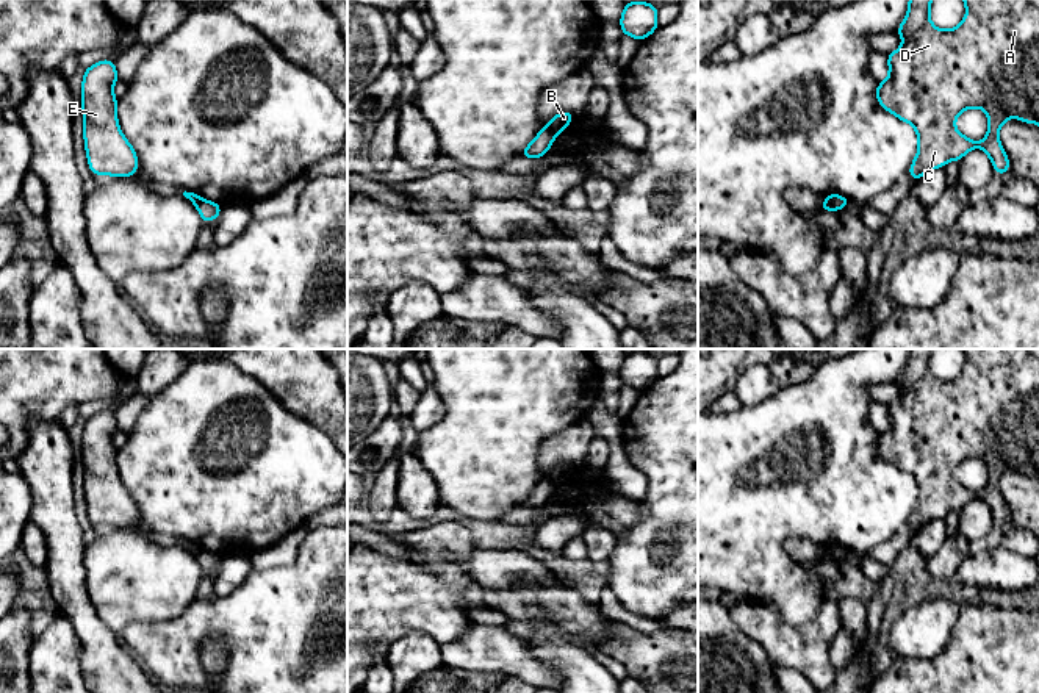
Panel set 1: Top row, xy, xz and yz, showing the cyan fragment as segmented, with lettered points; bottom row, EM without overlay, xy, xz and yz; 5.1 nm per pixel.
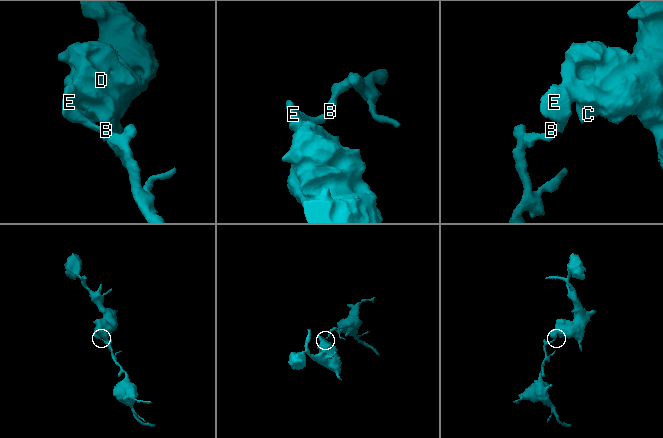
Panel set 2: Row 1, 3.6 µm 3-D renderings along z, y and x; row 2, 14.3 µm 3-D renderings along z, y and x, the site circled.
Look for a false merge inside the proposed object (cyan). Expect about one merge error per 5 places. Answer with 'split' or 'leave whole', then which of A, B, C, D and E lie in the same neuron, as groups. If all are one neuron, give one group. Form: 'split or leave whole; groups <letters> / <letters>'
split; groups A C D E / B

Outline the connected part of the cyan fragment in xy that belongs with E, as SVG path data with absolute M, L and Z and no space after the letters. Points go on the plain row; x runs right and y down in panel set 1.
M113 410L92 415L83 424L81 460L84 466L84 499L88 515L94 526L133 527L138 522L138 507L131 494L125 490L117 472L117 449L113 436L117 432L117 421Z

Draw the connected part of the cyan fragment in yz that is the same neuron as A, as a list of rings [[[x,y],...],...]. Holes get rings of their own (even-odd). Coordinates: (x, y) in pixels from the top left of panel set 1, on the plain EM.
[[[909,349],[908,364],[895,382],[903,388],[903,396],[887,405],[889,429],[876,436],[878,454],[917,482],[919,501],[909,518],[914,532],[951,510],[961,512],[975,497],[983,499],[992,510],[994,521],[1003,526],[1009,522],[1009,510],[998,490],[1003,472],[1017,468],[1039,476],[1039,349],[962,350],[967,360],[962,372],[953,380],[939,380],[929,369],[933,349]],[[967,458],[983,458],[987,465],[989,480],[980,493],[965,488],[955,477],[956,468]]]

